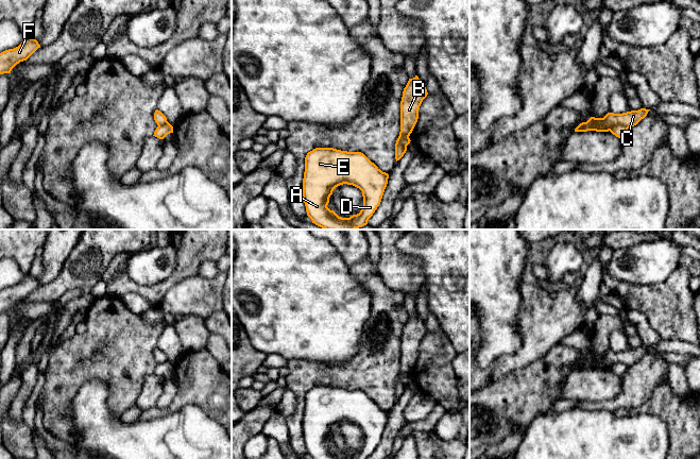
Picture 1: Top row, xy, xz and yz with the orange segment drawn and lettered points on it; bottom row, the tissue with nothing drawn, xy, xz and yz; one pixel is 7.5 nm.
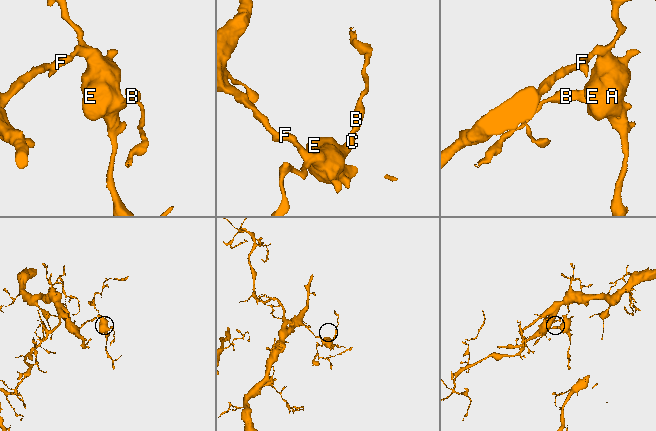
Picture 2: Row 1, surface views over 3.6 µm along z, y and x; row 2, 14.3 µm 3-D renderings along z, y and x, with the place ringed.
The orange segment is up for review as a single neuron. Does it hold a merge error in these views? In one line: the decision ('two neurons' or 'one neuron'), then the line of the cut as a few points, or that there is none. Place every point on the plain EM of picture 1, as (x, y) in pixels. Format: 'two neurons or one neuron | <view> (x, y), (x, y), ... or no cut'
two neurons | xz (408, 373), (400, 376), (398, 380)

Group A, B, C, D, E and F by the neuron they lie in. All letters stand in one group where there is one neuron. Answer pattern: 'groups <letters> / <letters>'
groups A D E F / B C

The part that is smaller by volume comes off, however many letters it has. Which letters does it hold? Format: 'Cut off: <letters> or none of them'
Cut off: B, C

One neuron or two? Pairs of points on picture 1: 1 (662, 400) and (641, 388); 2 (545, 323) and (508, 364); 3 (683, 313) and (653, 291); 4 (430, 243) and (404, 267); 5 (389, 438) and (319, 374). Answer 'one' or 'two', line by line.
1: two
2: one
3: one
4: two
5: two

